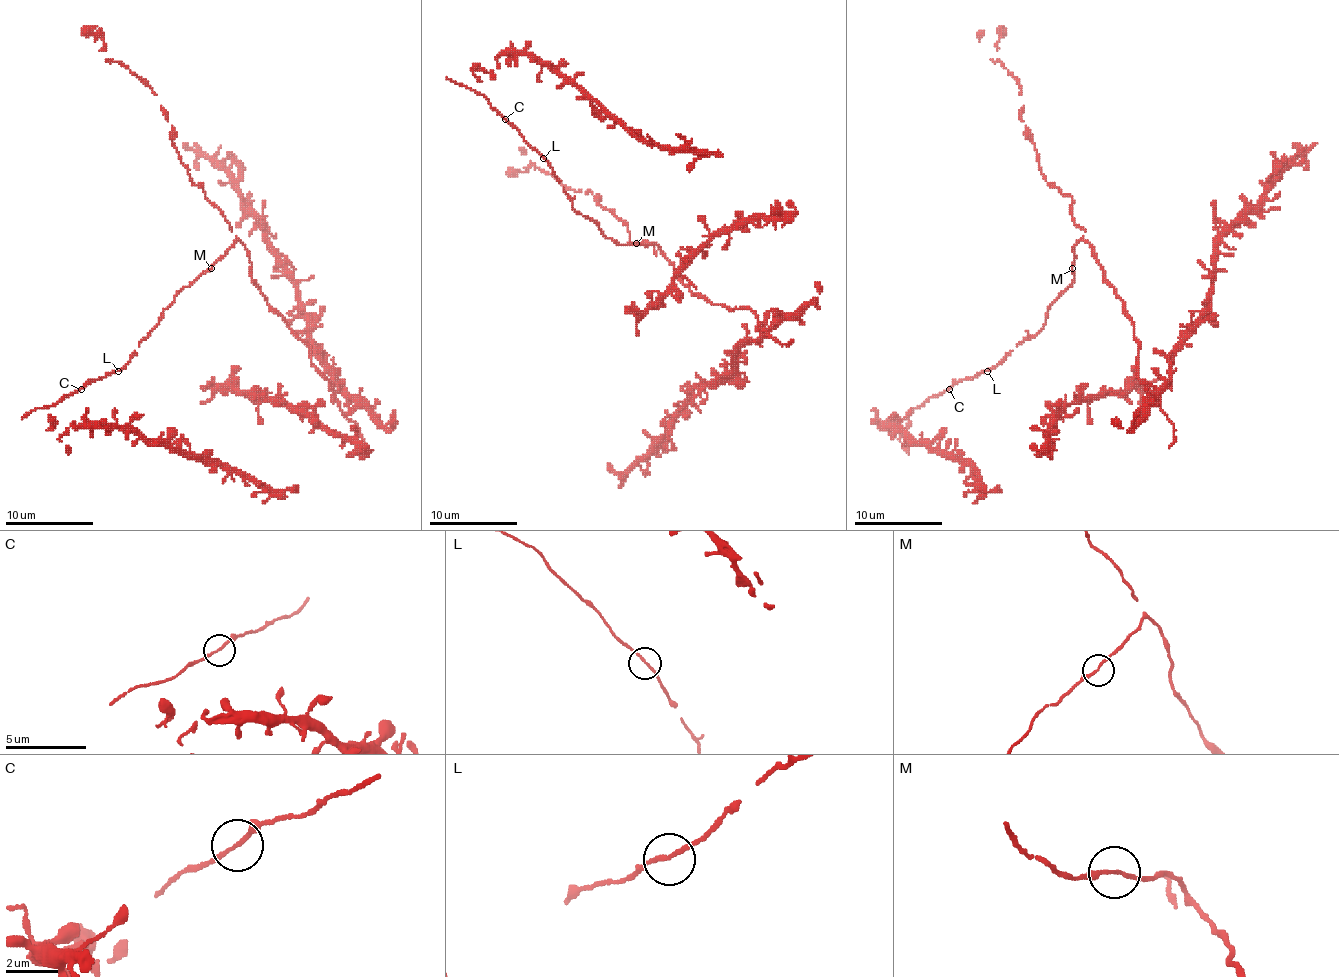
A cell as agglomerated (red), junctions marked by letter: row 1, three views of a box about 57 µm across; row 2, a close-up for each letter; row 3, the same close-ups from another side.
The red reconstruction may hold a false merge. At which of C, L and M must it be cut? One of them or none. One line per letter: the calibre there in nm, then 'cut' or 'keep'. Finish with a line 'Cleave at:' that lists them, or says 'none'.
C: 140 nm thick; keep
L: 140 nm thick; keep
M: 150 nm thick; keep
Cleave at: none

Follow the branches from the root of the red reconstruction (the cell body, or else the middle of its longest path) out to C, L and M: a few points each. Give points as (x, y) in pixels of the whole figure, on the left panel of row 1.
C: (196, 278), (163, 311), (161, 320), (119, 370), (92, 379), (81, 388)
L: (196, 278), (163, 311), (161, 320), (119, 370)
M: (196, 278), (212, 269)

